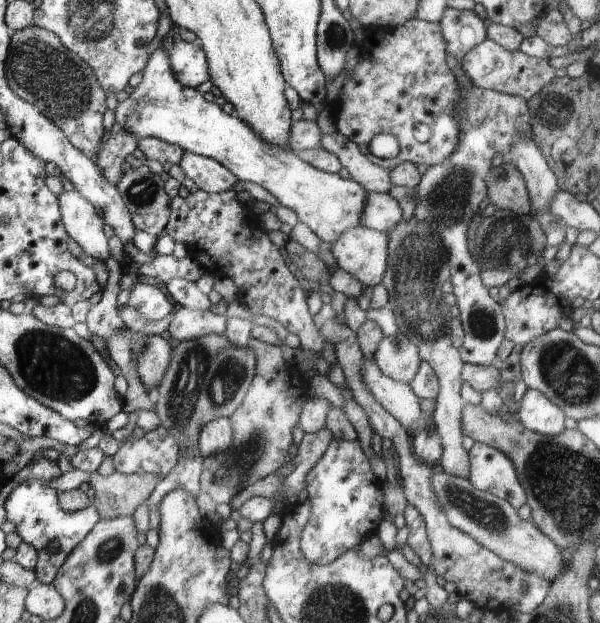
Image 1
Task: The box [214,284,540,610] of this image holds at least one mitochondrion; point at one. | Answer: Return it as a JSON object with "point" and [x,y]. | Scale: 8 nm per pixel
{"point":[487,515]}

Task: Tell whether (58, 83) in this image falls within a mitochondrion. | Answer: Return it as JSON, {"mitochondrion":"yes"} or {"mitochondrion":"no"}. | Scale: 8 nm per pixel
{"mitochondrion":"yes"}

